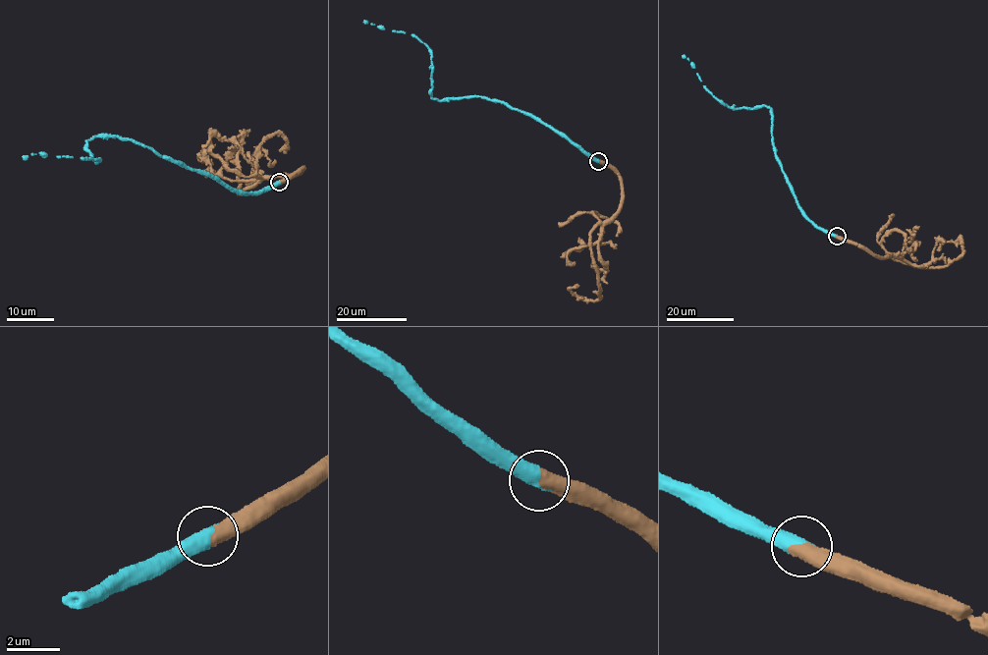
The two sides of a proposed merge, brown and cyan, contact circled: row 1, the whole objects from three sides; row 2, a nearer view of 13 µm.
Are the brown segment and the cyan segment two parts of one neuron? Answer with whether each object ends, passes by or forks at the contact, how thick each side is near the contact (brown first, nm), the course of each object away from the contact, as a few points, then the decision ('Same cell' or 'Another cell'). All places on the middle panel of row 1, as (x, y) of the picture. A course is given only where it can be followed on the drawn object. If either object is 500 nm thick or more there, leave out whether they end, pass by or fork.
Thickness 550 nm (brown) against 600 nm. Course of brown: (598, 161), (617, 174), (623, 200), (590, 235), (599, 298), (582, 300), (570, 290), (577, 284). Course of cyan: (598, 161), (531, 116), (500, 102), (477, 96), (439, 100), (431, 97), (431, 50), (411, 34), (364, 21). Same cell

